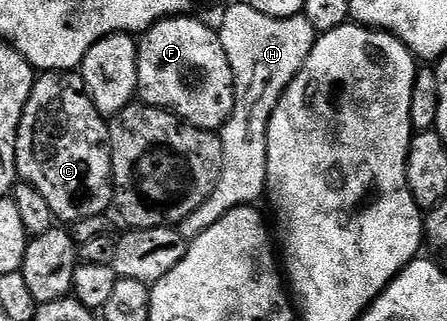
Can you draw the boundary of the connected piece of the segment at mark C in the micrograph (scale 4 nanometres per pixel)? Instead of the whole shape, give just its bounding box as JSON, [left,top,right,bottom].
[16,71,113,225]

